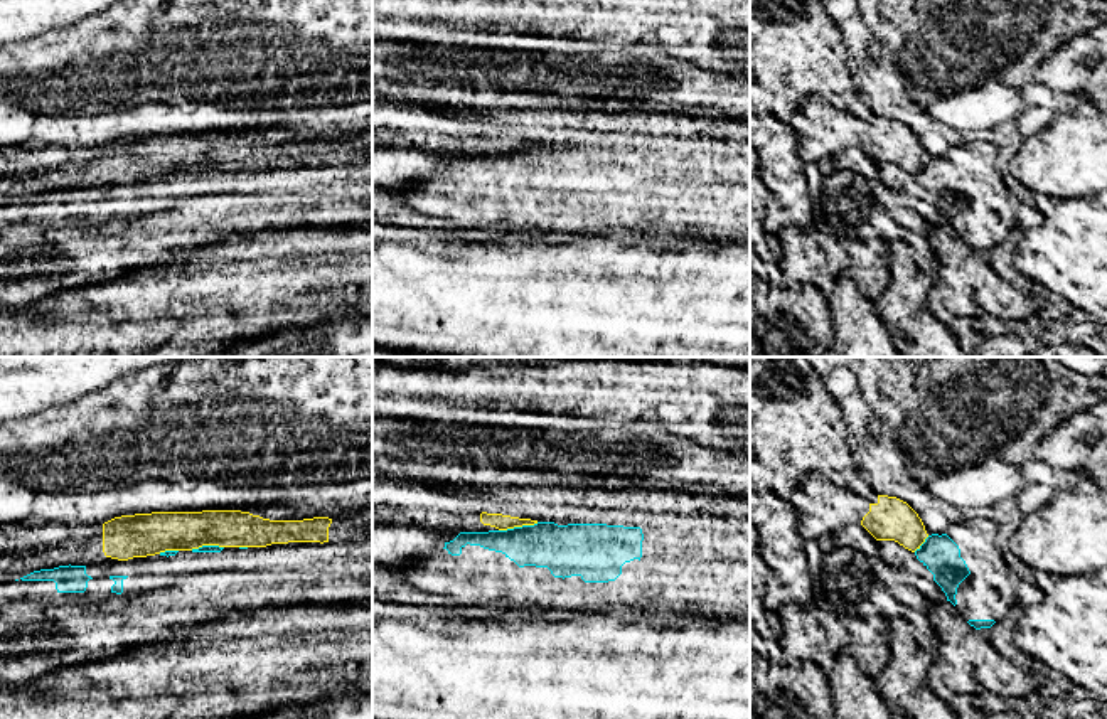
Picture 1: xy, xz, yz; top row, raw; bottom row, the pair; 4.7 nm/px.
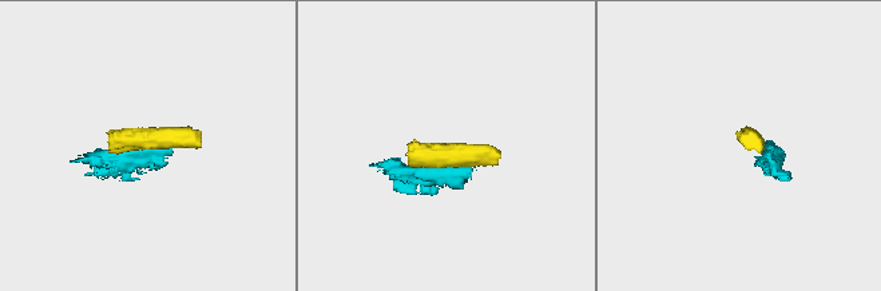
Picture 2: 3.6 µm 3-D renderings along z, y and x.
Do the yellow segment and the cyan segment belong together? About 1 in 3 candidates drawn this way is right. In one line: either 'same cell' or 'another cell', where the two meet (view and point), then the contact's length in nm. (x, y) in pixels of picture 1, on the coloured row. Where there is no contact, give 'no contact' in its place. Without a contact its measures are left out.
another cell | xz (518, 526) | 200 nm

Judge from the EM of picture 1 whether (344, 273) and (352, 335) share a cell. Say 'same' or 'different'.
different

